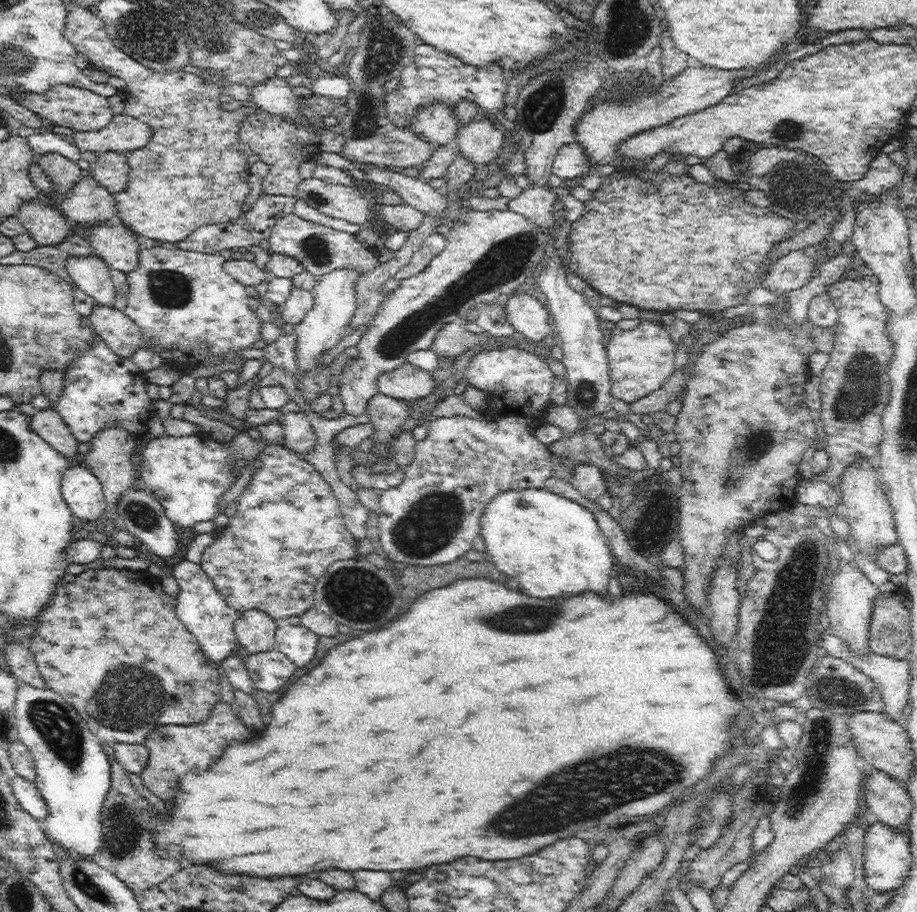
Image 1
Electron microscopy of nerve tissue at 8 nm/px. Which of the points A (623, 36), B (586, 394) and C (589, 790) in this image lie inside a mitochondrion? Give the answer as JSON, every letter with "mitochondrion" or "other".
{"A":"mitochondrion","B":"mitochondrion","C":"mitochondrion"}

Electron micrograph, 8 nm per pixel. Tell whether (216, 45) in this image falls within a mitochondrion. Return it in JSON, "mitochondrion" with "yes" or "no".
{"mitochondrion":"yes"}

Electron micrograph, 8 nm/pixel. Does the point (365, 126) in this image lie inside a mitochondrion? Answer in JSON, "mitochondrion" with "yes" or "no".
{"mitochondrion":"yes"}

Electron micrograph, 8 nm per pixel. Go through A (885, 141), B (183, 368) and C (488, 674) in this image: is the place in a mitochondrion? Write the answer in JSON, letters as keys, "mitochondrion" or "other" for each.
{"A":"other","B":"other","C":"other"}

